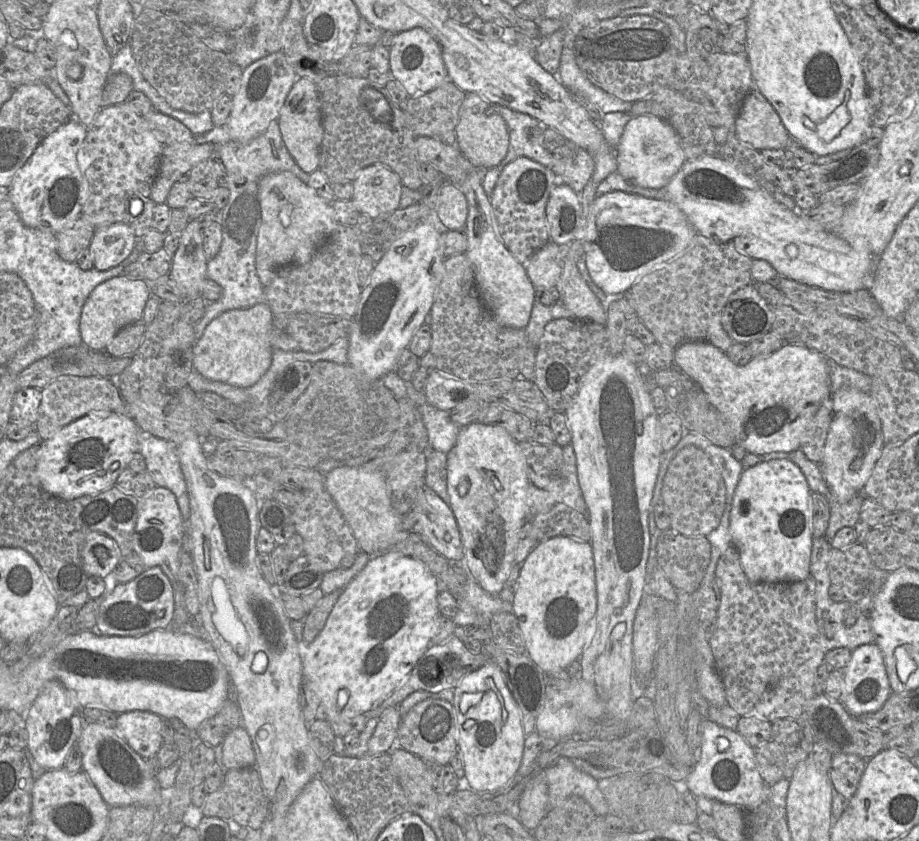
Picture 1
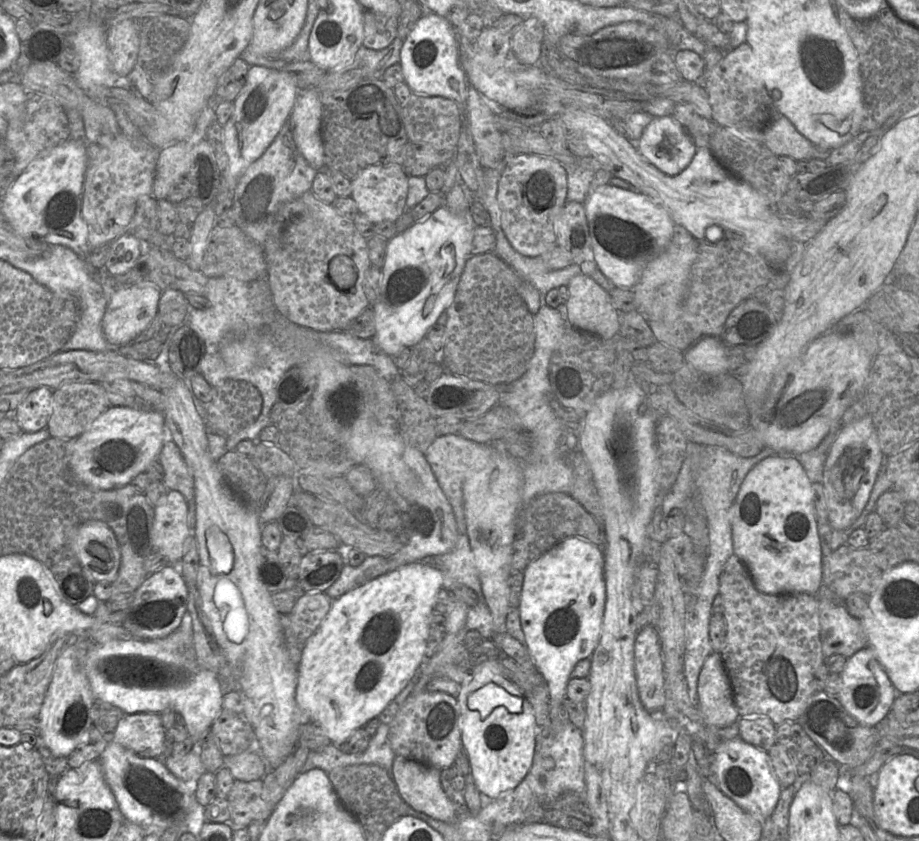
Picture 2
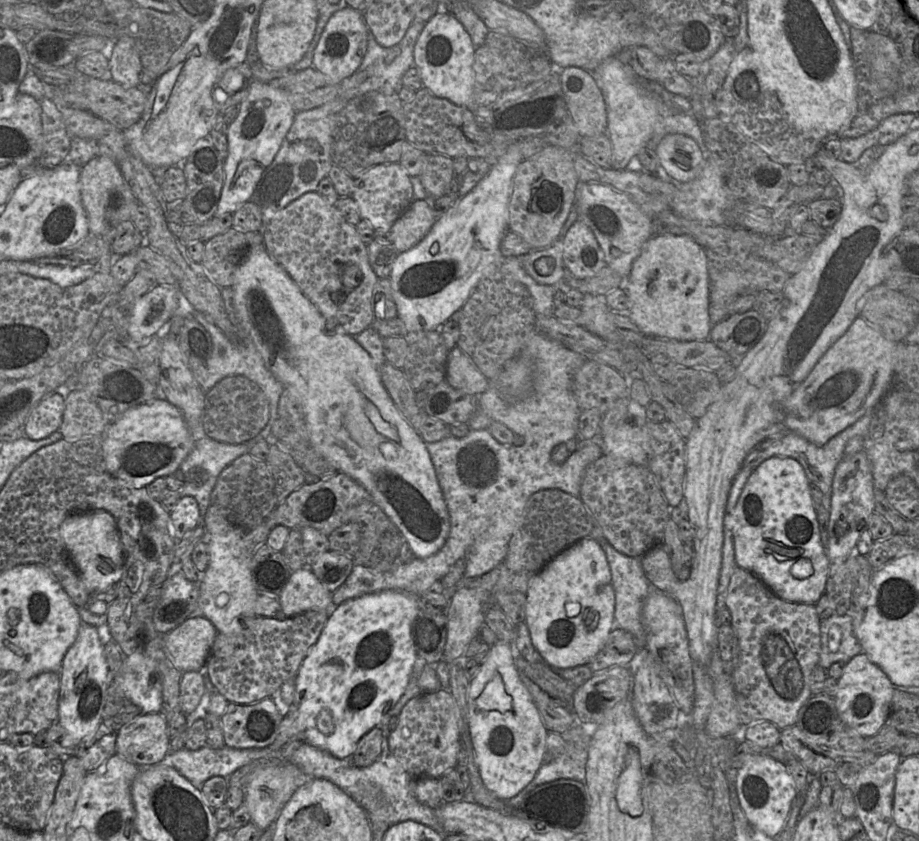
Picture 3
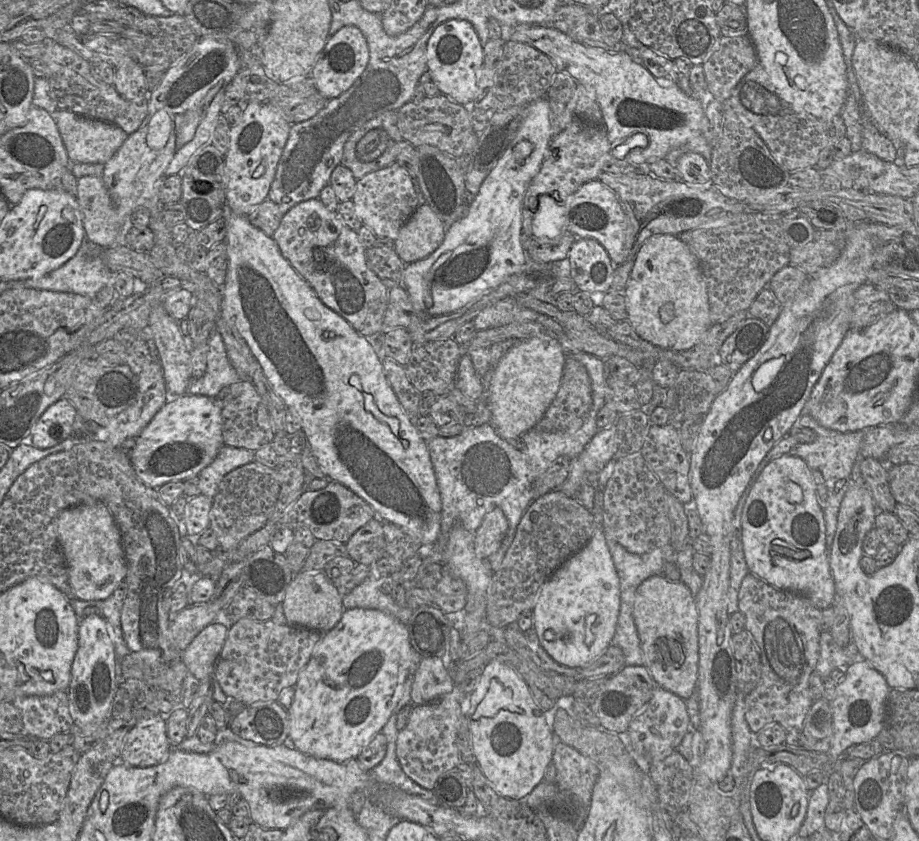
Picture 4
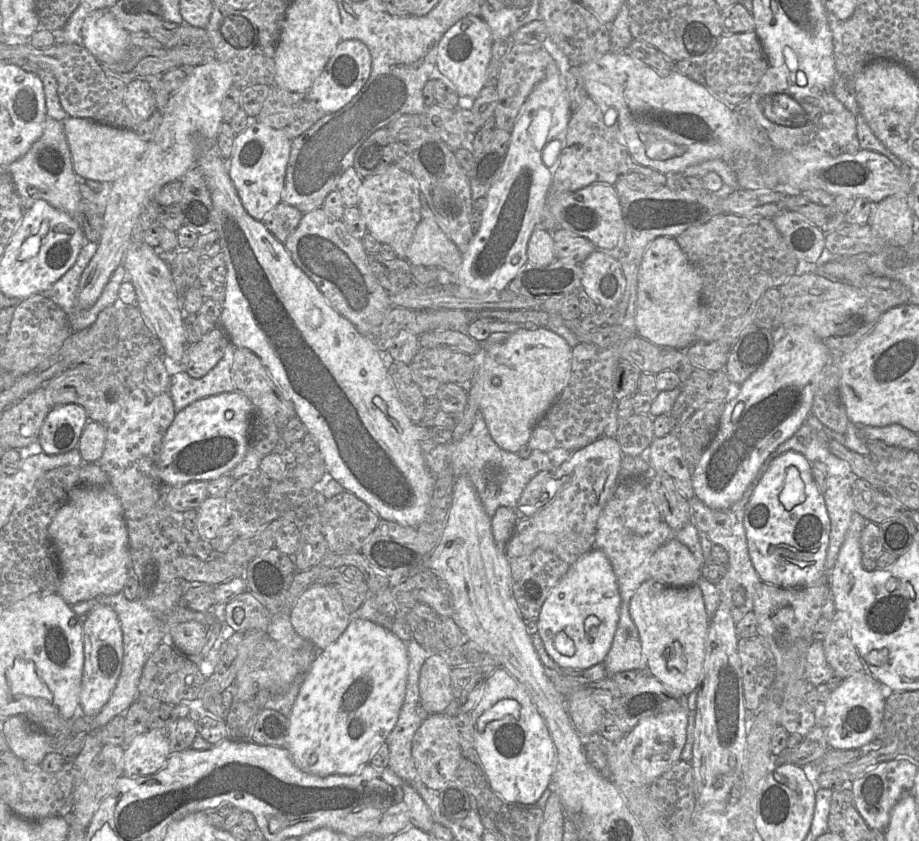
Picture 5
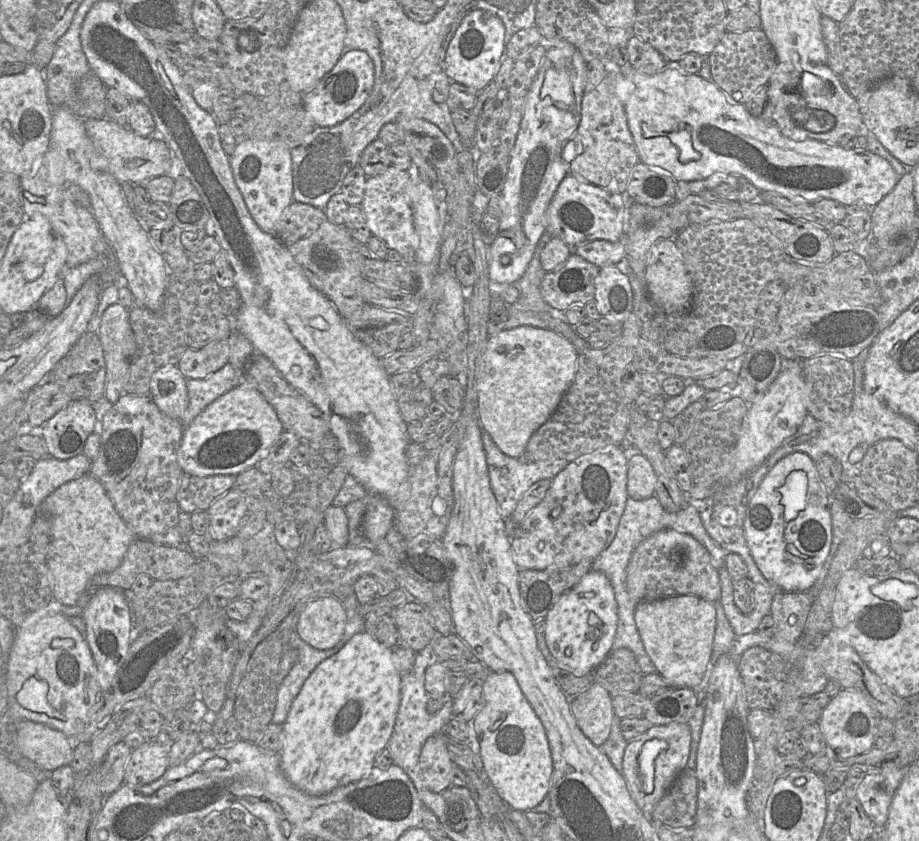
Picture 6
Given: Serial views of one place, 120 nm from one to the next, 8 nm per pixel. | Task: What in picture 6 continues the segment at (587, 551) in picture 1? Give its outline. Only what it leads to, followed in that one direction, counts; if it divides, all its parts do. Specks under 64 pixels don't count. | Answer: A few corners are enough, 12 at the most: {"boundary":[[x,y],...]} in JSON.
{"boundary":[[591,569],[545,620],[557,663],[577,676],[611,653],[618,605]]}

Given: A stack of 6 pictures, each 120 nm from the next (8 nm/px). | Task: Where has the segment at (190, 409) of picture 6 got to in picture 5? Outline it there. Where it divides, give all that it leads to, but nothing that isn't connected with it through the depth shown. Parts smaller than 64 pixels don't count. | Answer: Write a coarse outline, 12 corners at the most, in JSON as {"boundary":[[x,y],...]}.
{"boundary":[[234,350],[201,378],[171,374],[176,413],[202,398],[236,390]]}

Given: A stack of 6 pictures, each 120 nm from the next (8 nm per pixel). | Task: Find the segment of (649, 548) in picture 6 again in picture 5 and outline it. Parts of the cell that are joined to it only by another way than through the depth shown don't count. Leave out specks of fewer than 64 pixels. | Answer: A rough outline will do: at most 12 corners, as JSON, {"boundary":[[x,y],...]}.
{"boundary":[[676,539],[650,559],[650,579],[684,588],[701,567]]}

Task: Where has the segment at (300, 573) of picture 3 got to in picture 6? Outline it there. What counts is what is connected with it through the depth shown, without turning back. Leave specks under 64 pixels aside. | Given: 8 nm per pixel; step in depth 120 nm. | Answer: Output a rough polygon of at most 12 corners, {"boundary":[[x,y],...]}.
{"boundary":[[332,596],[308,601],[296,633],[326,650],[341,640],[347,622]]}

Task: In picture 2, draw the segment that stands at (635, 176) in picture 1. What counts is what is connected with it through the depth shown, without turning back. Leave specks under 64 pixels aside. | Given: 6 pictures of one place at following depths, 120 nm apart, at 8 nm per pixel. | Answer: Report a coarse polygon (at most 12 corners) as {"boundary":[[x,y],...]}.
{"boundary":[[671,116],[654,117],[636,147],[669,176],[697,152]]}

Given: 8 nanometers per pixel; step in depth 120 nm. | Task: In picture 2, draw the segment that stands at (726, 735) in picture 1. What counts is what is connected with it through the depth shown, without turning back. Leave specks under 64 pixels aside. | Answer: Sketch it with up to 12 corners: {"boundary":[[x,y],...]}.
{"boundary":[[740,737],[713,751],[712,778],[763,822],[782,787],[767,751]]}

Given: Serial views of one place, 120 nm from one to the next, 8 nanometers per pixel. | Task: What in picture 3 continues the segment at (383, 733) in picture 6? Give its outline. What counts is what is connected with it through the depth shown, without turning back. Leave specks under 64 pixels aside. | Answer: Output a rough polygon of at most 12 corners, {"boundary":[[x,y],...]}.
{"boundary":[[419,599],[335,605],[295,677],[308,744],[351,757],[403,694]]}

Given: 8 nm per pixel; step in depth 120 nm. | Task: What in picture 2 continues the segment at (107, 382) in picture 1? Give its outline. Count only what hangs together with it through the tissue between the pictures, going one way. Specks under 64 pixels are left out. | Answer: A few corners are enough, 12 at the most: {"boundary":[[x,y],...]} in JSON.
{"boundary":[[102,384],[53,390],[47,429],[73,440],[110,407]]}

